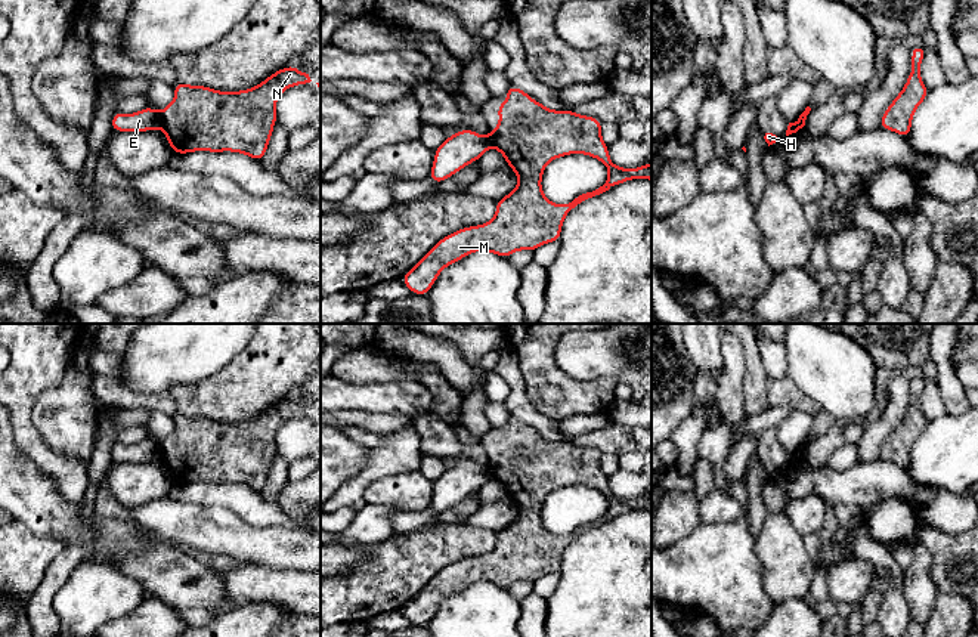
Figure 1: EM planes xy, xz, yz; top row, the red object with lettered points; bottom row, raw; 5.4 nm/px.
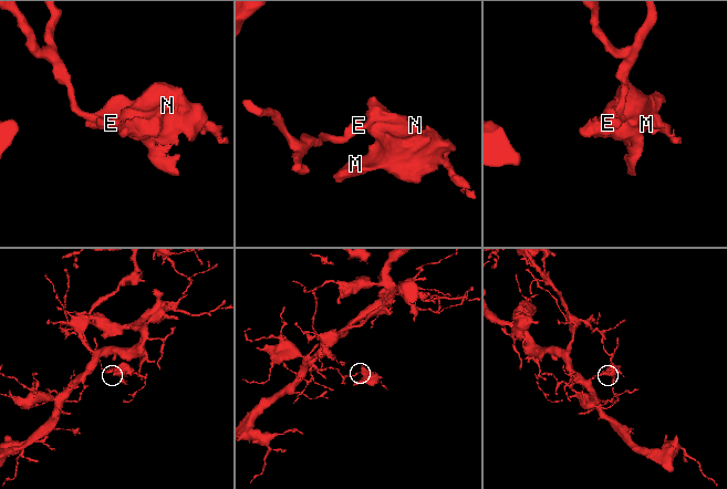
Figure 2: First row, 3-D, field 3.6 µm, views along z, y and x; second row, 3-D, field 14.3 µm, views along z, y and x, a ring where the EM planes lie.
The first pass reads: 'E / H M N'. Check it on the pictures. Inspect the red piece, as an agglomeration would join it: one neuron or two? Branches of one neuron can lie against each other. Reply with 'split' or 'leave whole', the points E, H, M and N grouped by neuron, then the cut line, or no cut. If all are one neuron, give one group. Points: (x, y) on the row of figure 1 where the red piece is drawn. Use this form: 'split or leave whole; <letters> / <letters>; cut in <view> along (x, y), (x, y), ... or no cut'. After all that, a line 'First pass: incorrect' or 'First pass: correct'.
split; E / H M N; cut in xy along (158, 114), (160, 126)
First pass: correct

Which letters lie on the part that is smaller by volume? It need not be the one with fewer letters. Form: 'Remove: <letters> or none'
Remove: H, M, N

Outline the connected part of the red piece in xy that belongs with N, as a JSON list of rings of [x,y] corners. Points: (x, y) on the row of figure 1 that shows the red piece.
[[[295,65],[239,92],[177,81],[174,101],[160,112],[160,127],[174,154],[230,151],[261,161],[278,120],[276,99],[284,90],[310,81]]]

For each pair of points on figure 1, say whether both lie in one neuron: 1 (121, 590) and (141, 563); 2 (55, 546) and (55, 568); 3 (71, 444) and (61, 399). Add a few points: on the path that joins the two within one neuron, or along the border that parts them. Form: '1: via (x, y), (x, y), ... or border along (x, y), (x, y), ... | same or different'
1: border along (101, 560), (107, 560), (132, 575), (144, 590) | different
2: border along (67, 546), (48, 565), (39, 586) | different
3: via (71, 433), (61, 410) | same

